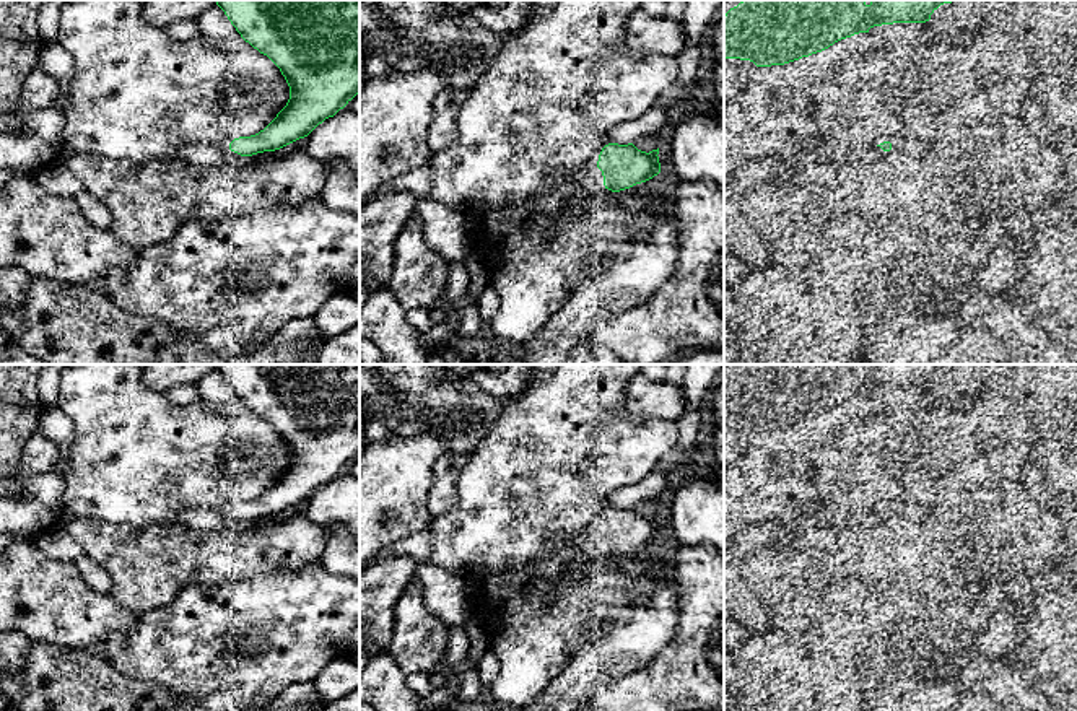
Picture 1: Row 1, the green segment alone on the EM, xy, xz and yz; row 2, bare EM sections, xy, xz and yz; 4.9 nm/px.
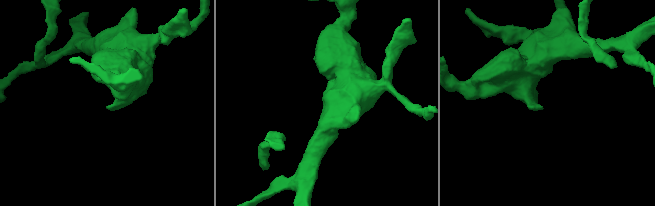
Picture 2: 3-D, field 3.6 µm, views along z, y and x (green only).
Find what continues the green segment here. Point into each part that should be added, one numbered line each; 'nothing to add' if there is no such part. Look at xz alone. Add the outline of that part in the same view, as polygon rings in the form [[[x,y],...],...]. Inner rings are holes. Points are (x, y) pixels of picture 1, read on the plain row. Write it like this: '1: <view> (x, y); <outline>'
1: xz (591, 547); [[[594,530],[587,534],[576,547],[579,566],[586,566],[591,561],[600,560],[605,556],[602,535]]]

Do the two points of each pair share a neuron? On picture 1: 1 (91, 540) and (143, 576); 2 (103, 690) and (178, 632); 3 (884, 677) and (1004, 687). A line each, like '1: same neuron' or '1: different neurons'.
1: same neuron
2: different neurons
3: same neuron

